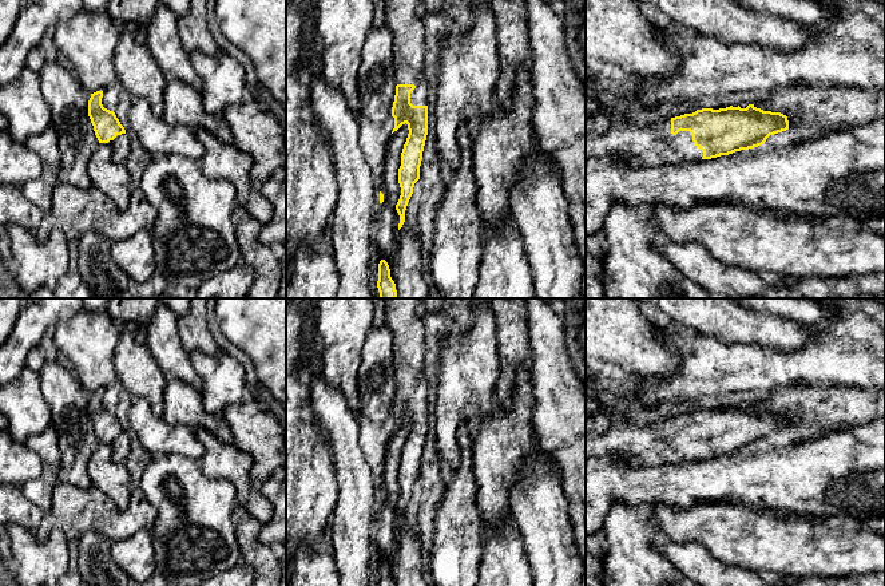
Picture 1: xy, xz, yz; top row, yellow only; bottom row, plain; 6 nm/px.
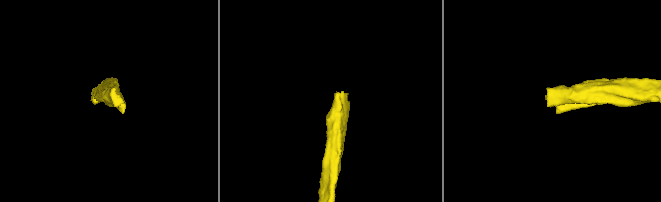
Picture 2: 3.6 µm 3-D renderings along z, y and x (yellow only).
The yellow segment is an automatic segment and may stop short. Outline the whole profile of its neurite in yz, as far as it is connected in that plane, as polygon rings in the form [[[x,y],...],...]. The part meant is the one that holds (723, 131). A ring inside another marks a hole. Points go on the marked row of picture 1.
[[[754,104],[746,108],[702,108],[692,114],[658,120],[648,126],[614,123],[599,136],[586,134],[586,161],[623,157],[632,167],[691,162],[729,155],[765,144],[770,135],[789,130],[787,116],[763,111]]]

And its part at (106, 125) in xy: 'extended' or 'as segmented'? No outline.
extended

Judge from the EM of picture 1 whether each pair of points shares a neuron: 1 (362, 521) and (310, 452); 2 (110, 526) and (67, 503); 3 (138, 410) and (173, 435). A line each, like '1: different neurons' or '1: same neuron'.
1: different neurons
2: same neuron
3: same neuron

